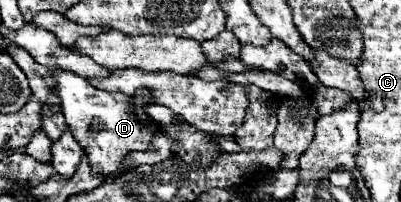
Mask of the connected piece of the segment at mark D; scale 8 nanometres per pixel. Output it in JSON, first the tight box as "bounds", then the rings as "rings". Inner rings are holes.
{"bounds":[49,68,159,178],"rings":[[[51,68],[49,72],[51,72],[51,78],[57,82],[53,92],[61,102],[61,112],[67,120],[67,126],[71,126],[71,132],[77,138],[77,142],[83,146],[83,150],[87,150],[93,172],[105,174],[107,178],[115,178],[115,176],[127,172],[125,164],[123,164],[125,154],[129,154],[131,150],[147,150],[151,136],[159,128],[143,112],[143,104],[147,104],[147,98],[143,98],[143,94],[139,94],[139,98],[133,100],[119,92],[97,90],[85,78],[81,78],[77,74],[69,74],[67,70],[61,70],[61,68]],[[93,122],[97,122],[101,126],[99,132],[89,130],[89,126]]]}

